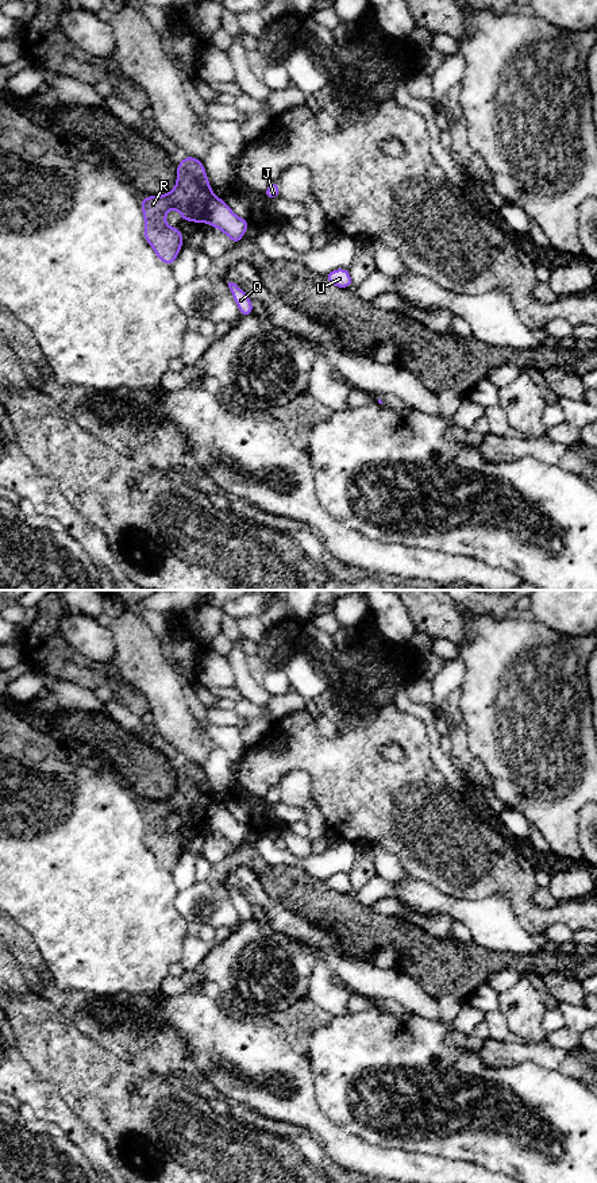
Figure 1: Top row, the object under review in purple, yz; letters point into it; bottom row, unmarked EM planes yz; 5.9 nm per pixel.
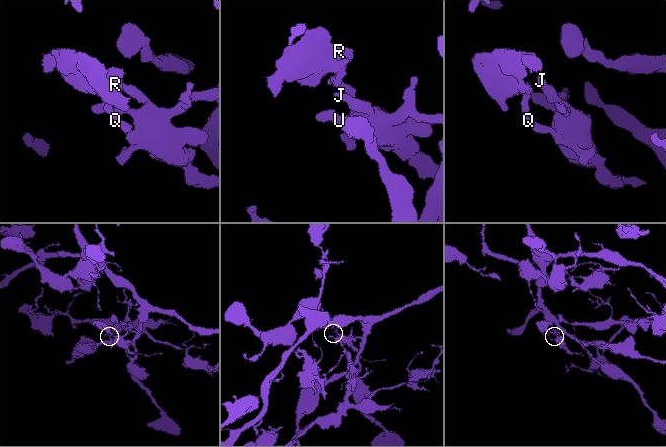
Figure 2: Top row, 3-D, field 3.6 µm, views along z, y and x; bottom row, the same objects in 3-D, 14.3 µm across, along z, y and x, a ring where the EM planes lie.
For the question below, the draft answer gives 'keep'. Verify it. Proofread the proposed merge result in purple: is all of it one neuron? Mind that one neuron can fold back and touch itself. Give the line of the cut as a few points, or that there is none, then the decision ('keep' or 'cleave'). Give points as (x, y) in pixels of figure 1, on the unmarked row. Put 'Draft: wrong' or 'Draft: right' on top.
Draft: wrong
cut in yz along (212, 798), (203, 824); cleave

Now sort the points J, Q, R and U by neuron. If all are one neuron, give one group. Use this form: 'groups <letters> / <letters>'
groups J Q U / R

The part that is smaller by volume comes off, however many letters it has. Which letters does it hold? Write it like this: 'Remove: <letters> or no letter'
Remove: R

